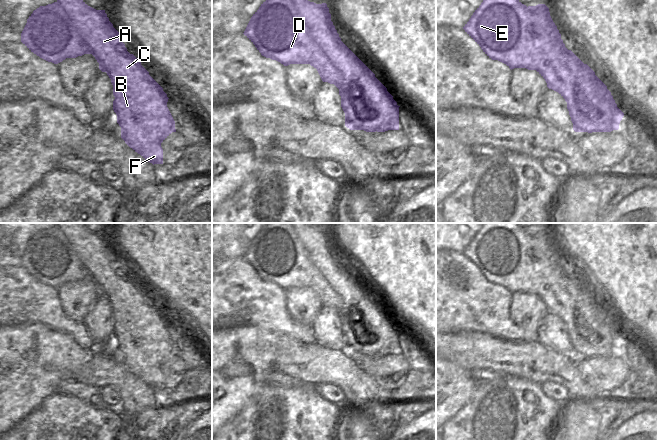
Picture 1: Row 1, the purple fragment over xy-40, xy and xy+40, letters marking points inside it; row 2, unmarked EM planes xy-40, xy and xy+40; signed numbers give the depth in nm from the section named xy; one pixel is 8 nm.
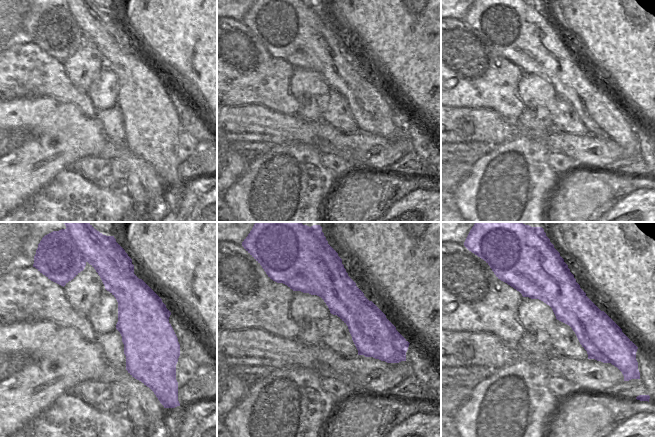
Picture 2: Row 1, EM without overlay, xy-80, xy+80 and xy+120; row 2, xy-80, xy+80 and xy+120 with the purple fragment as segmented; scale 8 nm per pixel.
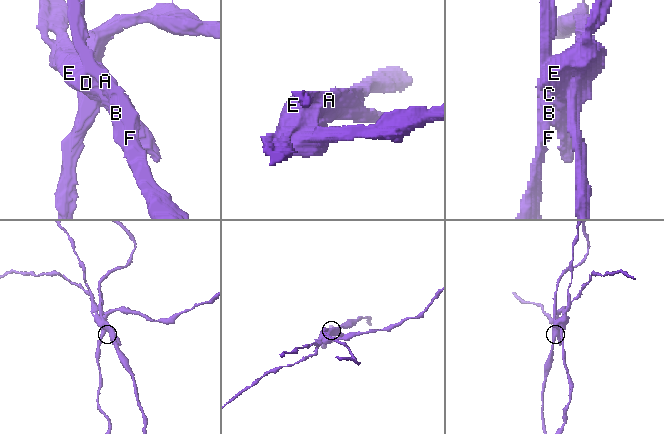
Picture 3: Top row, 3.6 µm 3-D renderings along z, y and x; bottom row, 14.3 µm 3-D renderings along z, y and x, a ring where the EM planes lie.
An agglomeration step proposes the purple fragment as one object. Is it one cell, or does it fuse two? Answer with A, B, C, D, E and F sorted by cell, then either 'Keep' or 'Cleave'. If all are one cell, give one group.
Groups: A B C F / D E. Cleave.

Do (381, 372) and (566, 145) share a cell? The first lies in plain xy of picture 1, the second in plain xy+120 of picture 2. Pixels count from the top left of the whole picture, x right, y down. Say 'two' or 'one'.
one

